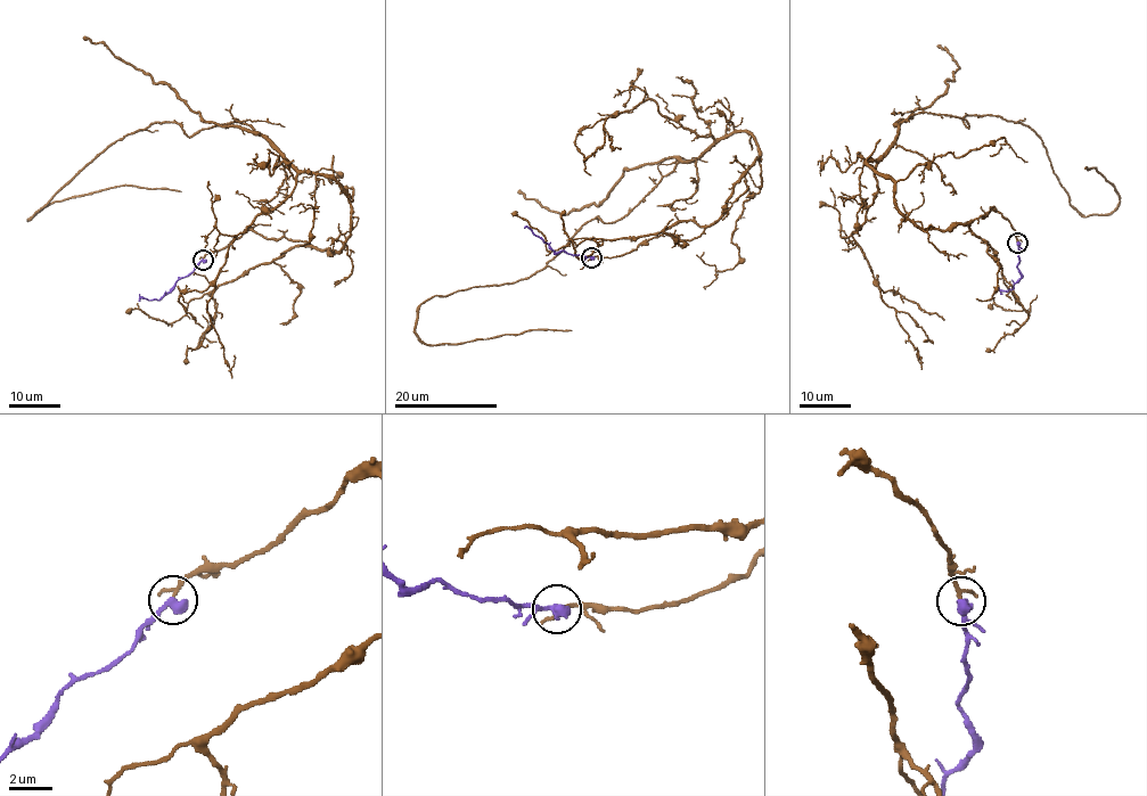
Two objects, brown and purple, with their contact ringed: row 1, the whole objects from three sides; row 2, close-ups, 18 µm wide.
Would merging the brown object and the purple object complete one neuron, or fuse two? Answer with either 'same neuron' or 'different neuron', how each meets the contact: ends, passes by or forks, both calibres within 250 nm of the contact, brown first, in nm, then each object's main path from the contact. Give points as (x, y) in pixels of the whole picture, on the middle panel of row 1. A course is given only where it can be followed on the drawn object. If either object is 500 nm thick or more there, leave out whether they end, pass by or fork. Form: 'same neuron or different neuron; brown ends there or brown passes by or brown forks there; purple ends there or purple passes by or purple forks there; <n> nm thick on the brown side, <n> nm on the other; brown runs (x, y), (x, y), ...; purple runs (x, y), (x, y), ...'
same neuron; 140 nm thick on the brown side, 500 nm on the other; brown runs (591, 257), (697, 238), (758, 144), (714, 139), (527, 278), (429, 297), (415, 333), (572, 330); purple runs (590, 257), (556, 252), (524, 228)

